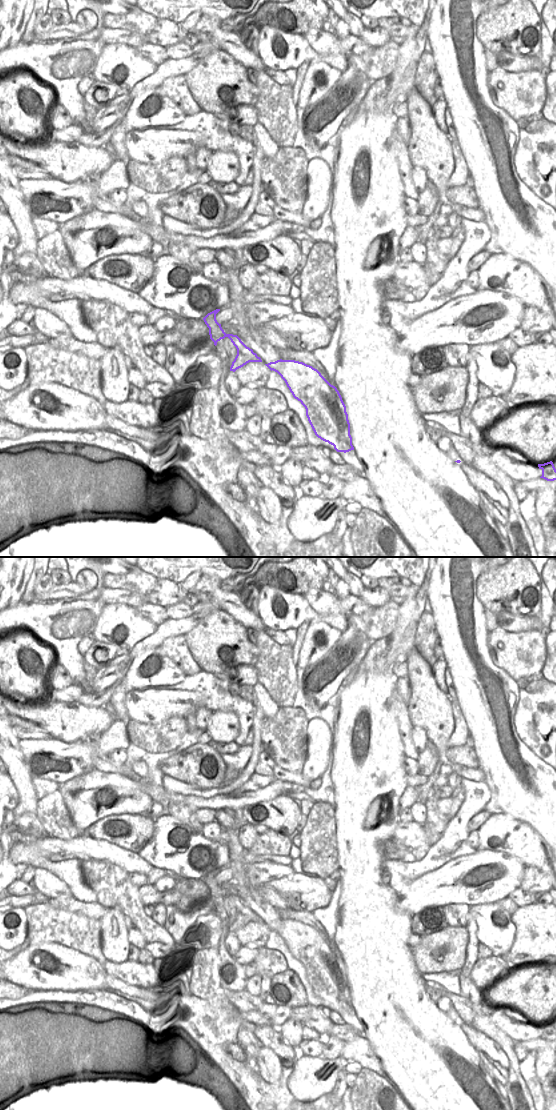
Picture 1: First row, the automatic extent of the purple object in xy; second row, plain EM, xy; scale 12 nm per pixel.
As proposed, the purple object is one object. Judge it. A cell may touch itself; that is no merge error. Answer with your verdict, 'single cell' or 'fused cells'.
single cell

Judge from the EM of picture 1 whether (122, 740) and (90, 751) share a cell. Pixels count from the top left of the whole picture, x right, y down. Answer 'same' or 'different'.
same

